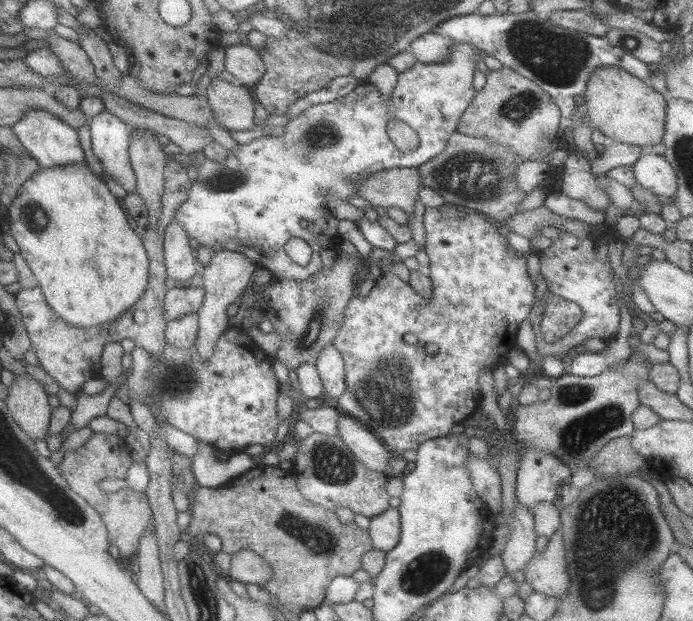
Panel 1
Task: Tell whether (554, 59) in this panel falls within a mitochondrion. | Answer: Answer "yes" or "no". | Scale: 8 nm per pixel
yes

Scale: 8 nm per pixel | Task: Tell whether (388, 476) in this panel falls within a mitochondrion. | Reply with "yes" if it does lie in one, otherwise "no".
no

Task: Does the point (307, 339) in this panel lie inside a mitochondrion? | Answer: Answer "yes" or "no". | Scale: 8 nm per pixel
yes

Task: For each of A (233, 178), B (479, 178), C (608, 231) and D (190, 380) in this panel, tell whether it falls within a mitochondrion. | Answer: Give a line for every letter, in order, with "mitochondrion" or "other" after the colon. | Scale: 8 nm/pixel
A: mitochondrion
B: mitochondrion
C: other
D: mitochondrion

